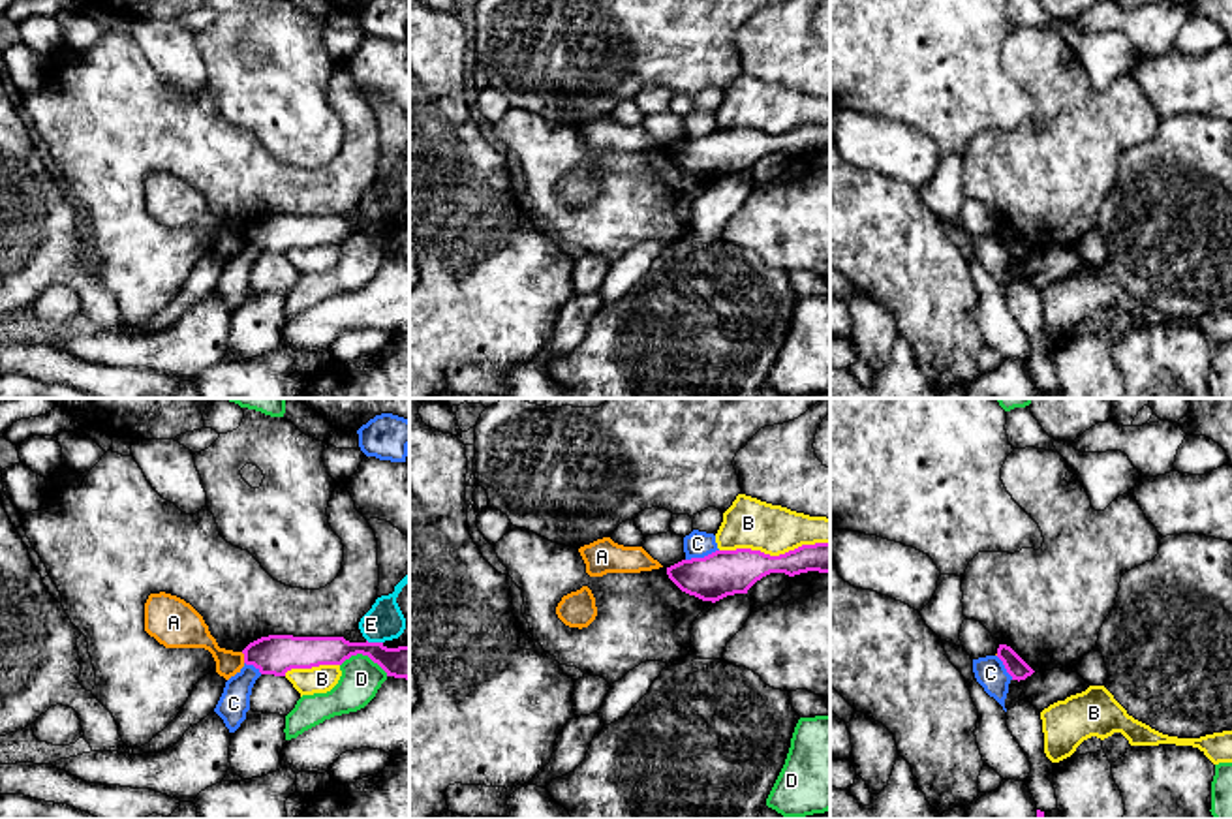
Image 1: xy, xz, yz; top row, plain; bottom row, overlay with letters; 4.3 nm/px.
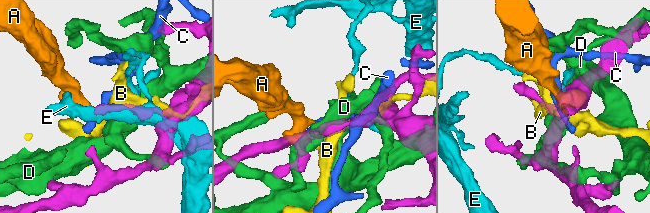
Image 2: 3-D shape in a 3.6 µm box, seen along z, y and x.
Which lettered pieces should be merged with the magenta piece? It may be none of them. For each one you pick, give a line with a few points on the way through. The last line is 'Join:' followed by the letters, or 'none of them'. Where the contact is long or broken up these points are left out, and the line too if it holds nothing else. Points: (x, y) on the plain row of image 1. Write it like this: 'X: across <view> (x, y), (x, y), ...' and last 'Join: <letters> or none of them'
Join: none of them

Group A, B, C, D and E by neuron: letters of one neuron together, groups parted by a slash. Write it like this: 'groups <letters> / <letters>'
groups A / B / C / D / E

